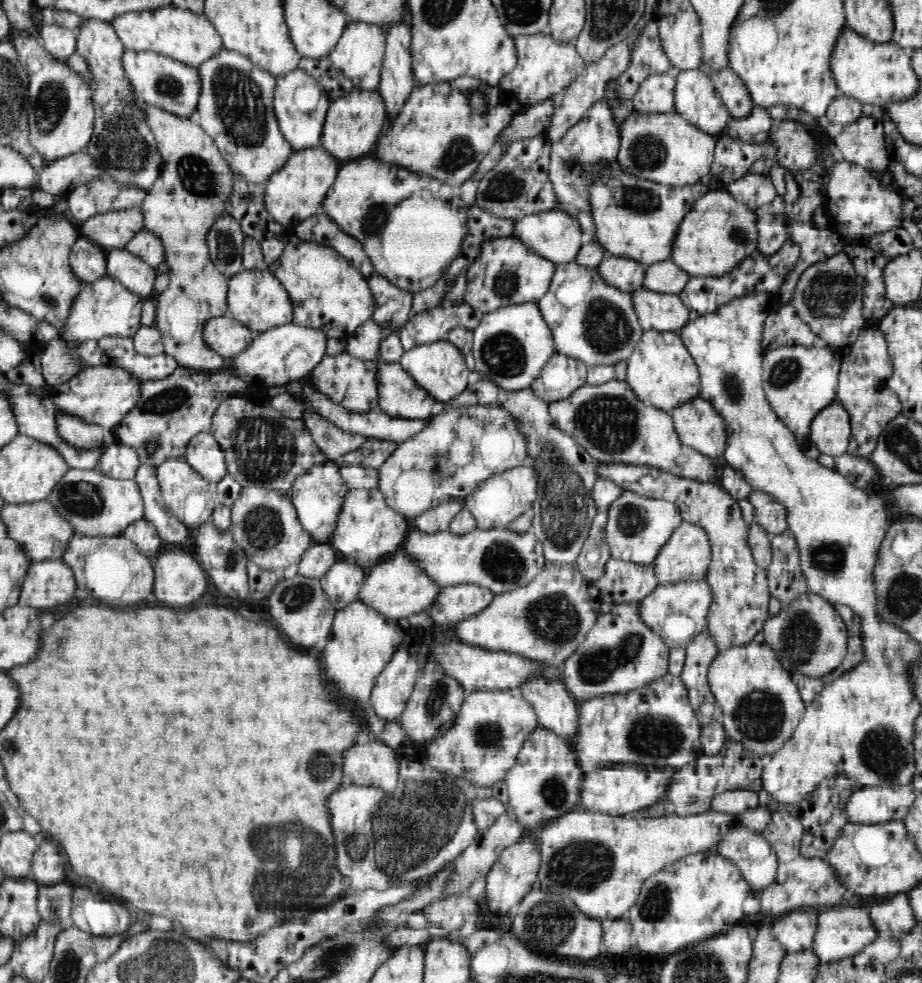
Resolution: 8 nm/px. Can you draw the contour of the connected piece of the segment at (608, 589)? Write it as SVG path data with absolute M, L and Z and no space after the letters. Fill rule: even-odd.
M610 558L604 574L593 580L600 605L628 605L641 602L658 586L652 563L639 565Z

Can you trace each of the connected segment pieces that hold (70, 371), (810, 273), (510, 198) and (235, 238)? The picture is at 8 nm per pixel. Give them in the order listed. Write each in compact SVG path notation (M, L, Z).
M60 336L57 339L49 340L44 345L41 367L43 368L43 376L46 377L47 384L51 388L74 379L74 376L82 371L73 362L73 358L65 346L67 342Z
M842 249L804 270L796 282L790 300L795 311L799 313L799 318L812 328L812 332L821 336L835 349L847 350L853 342L856 342L861 331L871 325L862 308L864 277L856 274L854 270L850 256Z
M545 132L529 139L510 141L503 148L503 157L480 180L475 204L505 219L518 219L533 213L556 210L552 181L548 178L553 143Z
M222 209L213 221L212 228L206 236L209 256L225 277L231 277L243 268L243 242L246 235L239 222L229 211Z

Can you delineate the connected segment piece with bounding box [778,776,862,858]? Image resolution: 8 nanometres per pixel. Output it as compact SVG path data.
M836 776L820 781L814 791L809 792L800 802L794 804L778 804L780 810L784 810L790 815L800 819L803 826L803 837L800 843L800 852L806 858L823 858L825 850L829 848L831 842L838 836L844 825L849 823L845 816L844 806L849 796L862 786L855 780L846 776Z

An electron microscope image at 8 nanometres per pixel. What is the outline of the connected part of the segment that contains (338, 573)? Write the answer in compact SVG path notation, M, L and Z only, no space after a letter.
M339 559L336 563L330 566L330 570L319 579L321 587L326 593L326 597L332 604L332 607L336 610L340 610L348 606L348 604L358 600L357 593L360 592L361 585L364 584L365 576L366 574L364 574L364 570L362 570L361 566Z

